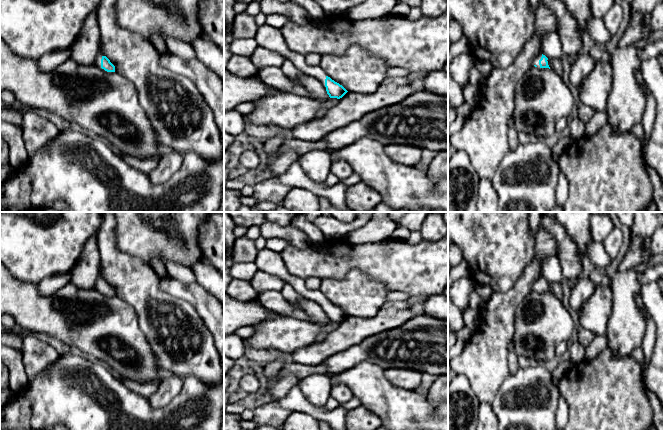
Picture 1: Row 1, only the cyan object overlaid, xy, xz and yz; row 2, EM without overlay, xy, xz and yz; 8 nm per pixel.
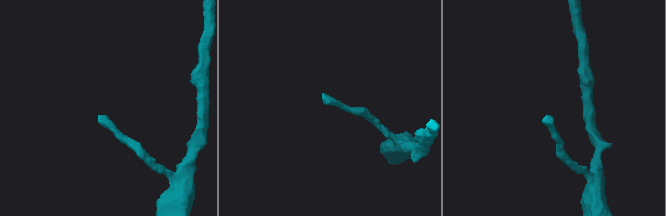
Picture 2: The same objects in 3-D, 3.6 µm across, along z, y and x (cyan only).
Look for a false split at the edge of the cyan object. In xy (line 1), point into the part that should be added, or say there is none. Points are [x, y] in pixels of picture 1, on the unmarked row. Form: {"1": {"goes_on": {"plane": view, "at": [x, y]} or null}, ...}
{"1": {"goes_on": {"plane": "xy", "at": [98, 283]}}}

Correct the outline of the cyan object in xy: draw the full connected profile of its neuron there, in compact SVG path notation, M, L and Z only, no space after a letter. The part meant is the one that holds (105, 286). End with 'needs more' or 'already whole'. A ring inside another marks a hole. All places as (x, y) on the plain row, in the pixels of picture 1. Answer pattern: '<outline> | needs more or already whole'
M97 279L95 289L101 291L107 296L115 296L115 290L110 286L106 280Z | needs more

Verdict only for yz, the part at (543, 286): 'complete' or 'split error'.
split error

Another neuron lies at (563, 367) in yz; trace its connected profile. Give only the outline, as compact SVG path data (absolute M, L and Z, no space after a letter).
M561 360L557 367L553 370L552 376L557 379L560 379L570 370L572 365L573 363L571 362L571 360Z

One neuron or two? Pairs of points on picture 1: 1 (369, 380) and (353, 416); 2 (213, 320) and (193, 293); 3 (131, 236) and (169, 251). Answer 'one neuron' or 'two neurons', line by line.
1: two neurons
2: one neuron
3: one neuron

